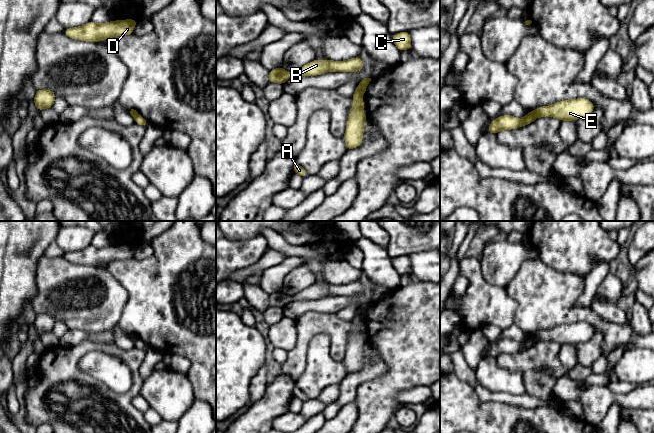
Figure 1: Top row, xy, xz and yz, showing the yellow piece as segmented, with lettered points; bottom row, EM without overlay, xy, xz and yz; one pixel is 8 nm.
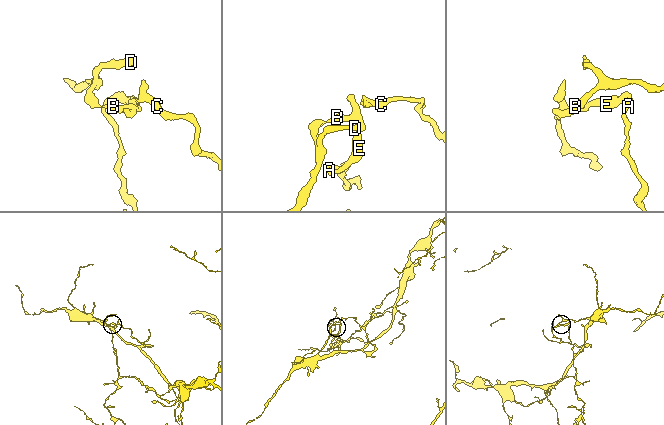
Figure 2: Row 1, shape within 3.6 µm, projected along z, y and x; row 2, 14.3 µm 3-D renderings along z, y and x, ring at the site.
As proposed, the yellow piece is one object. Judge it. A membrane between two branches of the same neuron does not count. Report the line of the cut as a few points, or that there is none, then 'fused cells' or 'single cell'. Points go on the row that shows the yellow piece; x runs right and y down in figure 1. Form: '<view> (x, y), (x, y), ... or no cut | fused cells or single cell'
xz (358, 85), (363, 93) | fused cells

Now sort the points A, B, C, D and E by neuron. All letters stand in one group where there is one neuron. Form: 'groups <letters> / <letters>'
groups A E / B C D

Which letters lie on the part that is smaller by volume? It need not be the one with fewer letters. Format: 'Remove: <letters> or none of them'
Remove: A, E

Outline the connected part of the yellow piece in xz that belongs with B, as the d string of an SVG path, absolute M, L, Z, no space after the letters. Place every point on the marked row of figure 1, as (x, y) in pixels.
M361 56L343 61L318 60L302 66L296 72L291 73L283 67L277 67L269 71L268 80L270 83L284 85L285 82L293 76L319 76L327 72L360 72L363 69L363 60Z

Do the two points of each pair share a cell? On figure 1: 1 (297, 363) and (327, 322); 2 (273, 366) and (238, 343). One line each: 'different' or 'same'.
1: same
2: different

